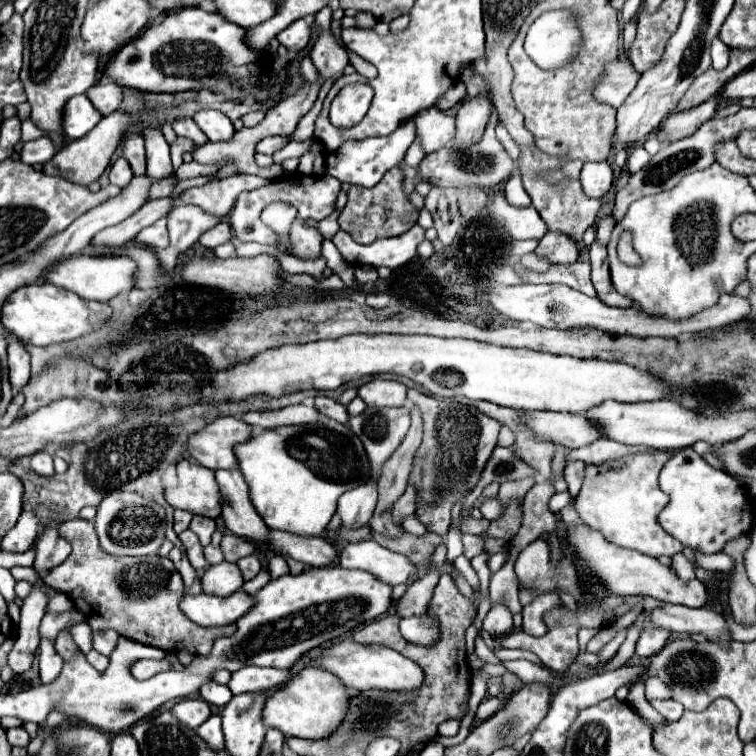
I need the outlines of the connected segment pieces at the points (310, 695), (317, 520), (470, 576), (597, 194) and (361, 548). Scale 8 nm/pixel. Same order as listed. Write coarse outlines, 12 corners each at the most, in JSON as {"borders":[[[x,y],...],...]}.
{"borders":[[[303,667],[269,693],[261,715],[283,735],[329,737],[349,689]],[[327,417],[233,451],[265,525],[321,535],[369,477]],[[460,555],[454,566],[463,573],[471,587],[479,591],[479,579],[468,560]],[[607,161],[585,163],[581,187],[601,199],[613,185]],[[377,541],[345,545],[339,567],[369,571],[391,587],[415,565]]]}

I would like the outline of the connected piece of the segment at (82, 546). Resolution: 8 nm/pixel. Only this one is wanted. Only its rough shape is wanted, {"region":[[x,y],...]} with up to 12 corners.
{"region":[[93,523],[43,581],[91,629],[203,657],[237,625],[181,613],[167,557],[107,555]]}

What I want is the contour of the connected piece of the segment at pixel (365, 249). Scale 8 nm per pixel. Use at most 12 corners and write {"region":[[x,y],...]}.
{"region":[[337,231],[333,243],[350,265],[395,269],[415,257],[425,231],[361,245]]}

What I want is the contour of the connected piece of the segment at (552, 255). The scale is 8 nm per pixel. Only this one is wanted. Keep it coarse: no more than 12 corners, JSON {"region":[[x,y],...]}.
{"region":[[547,233],[535,251],[551,263],[575,263],[577,241]]}

